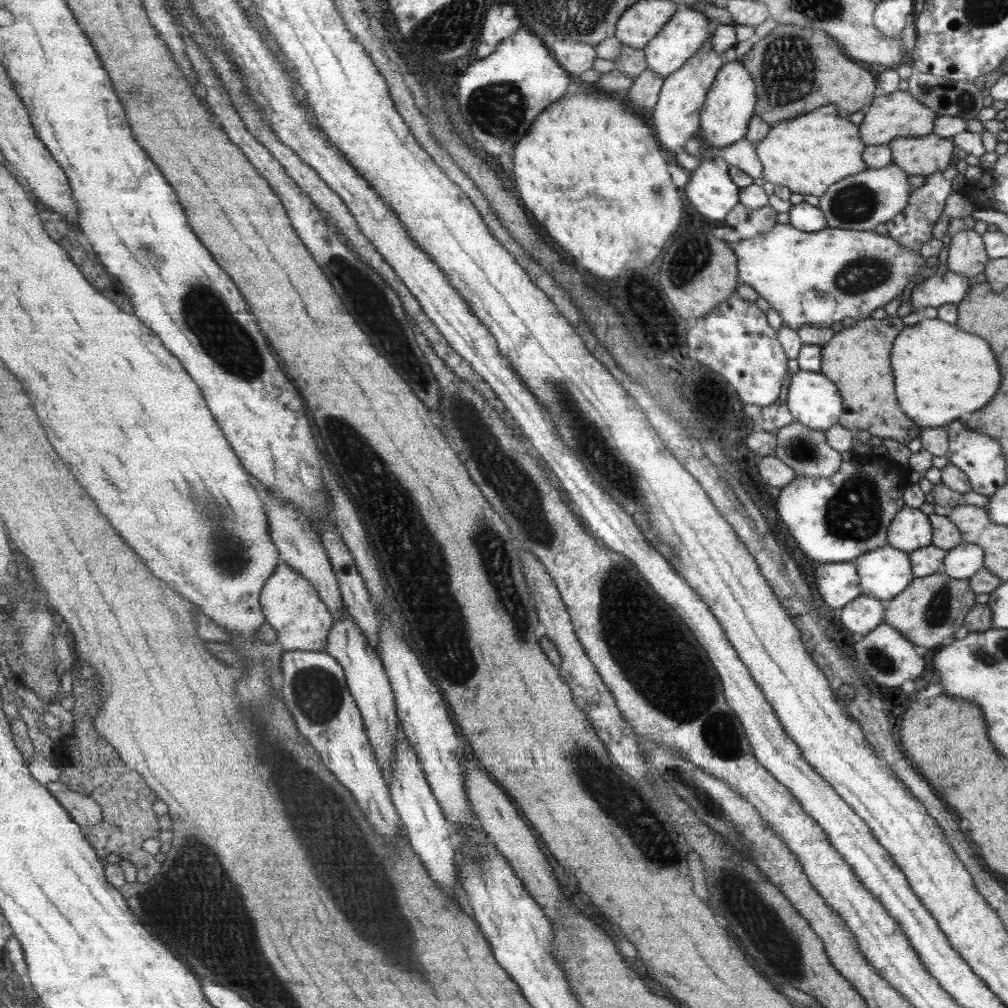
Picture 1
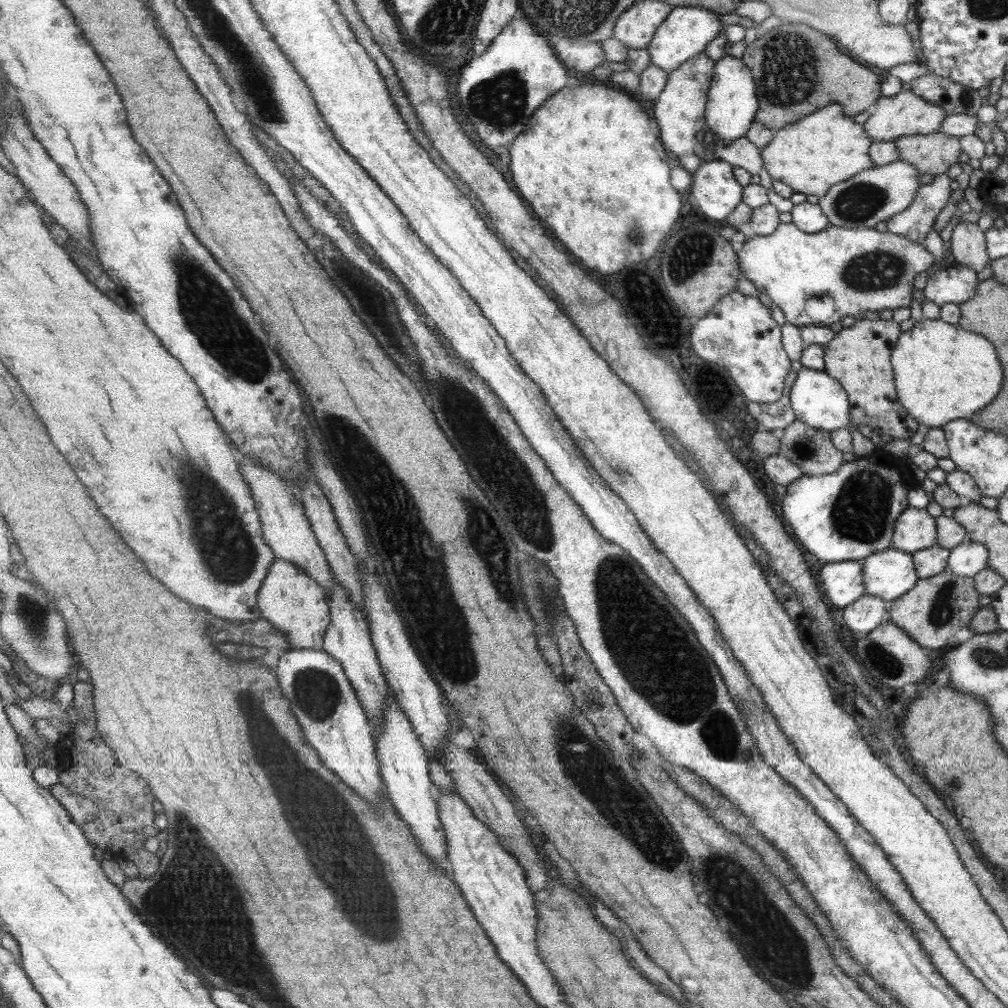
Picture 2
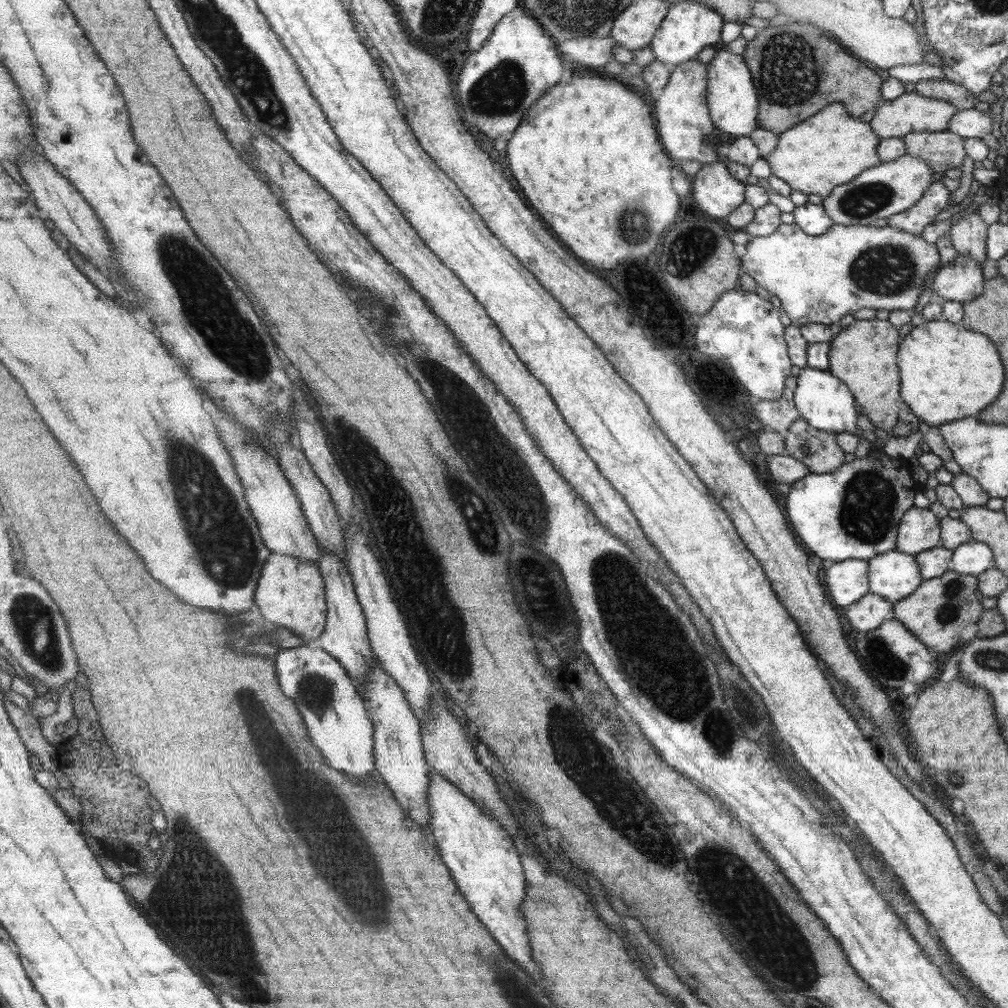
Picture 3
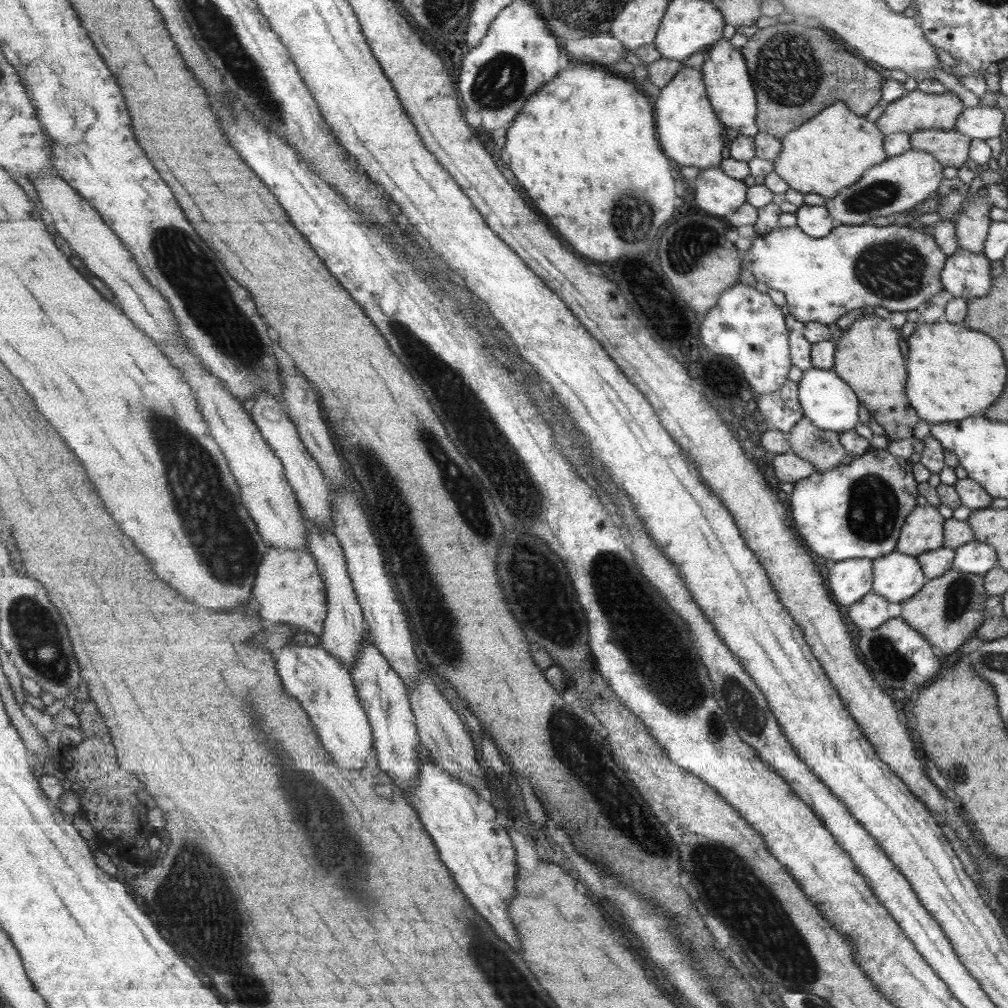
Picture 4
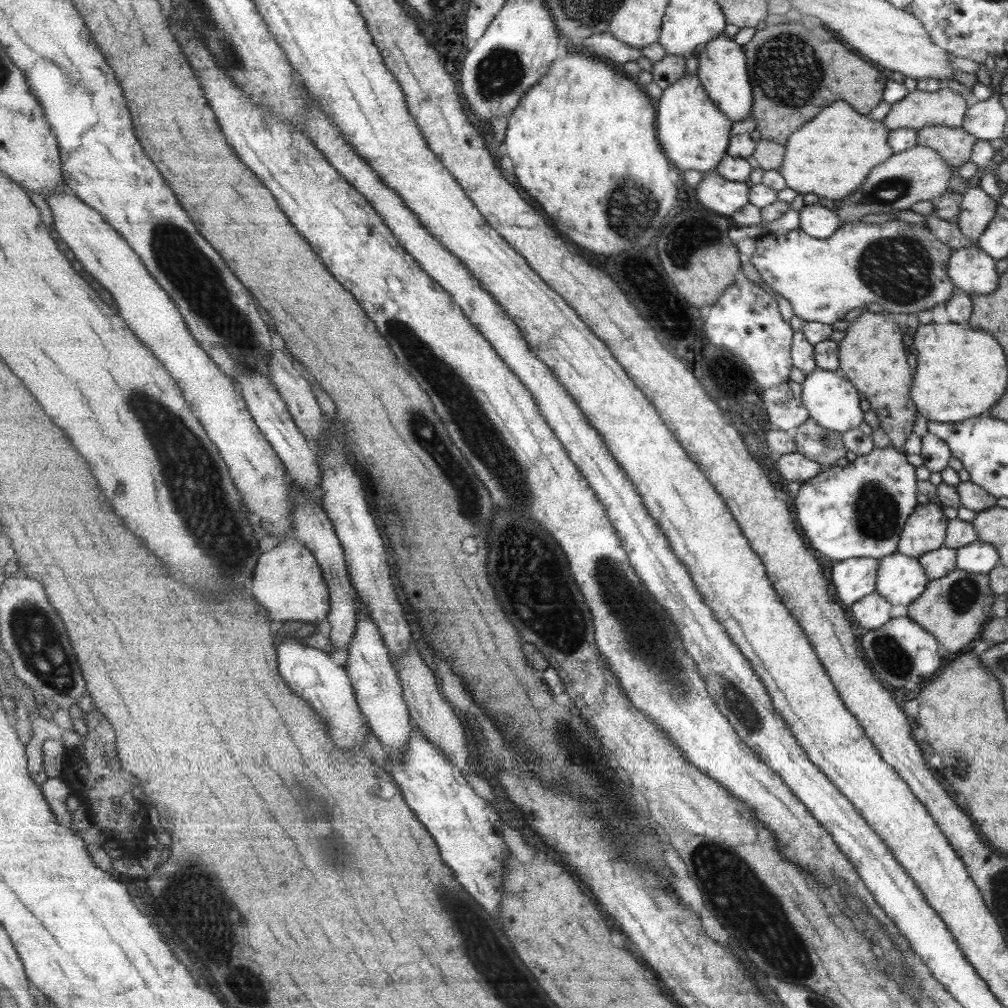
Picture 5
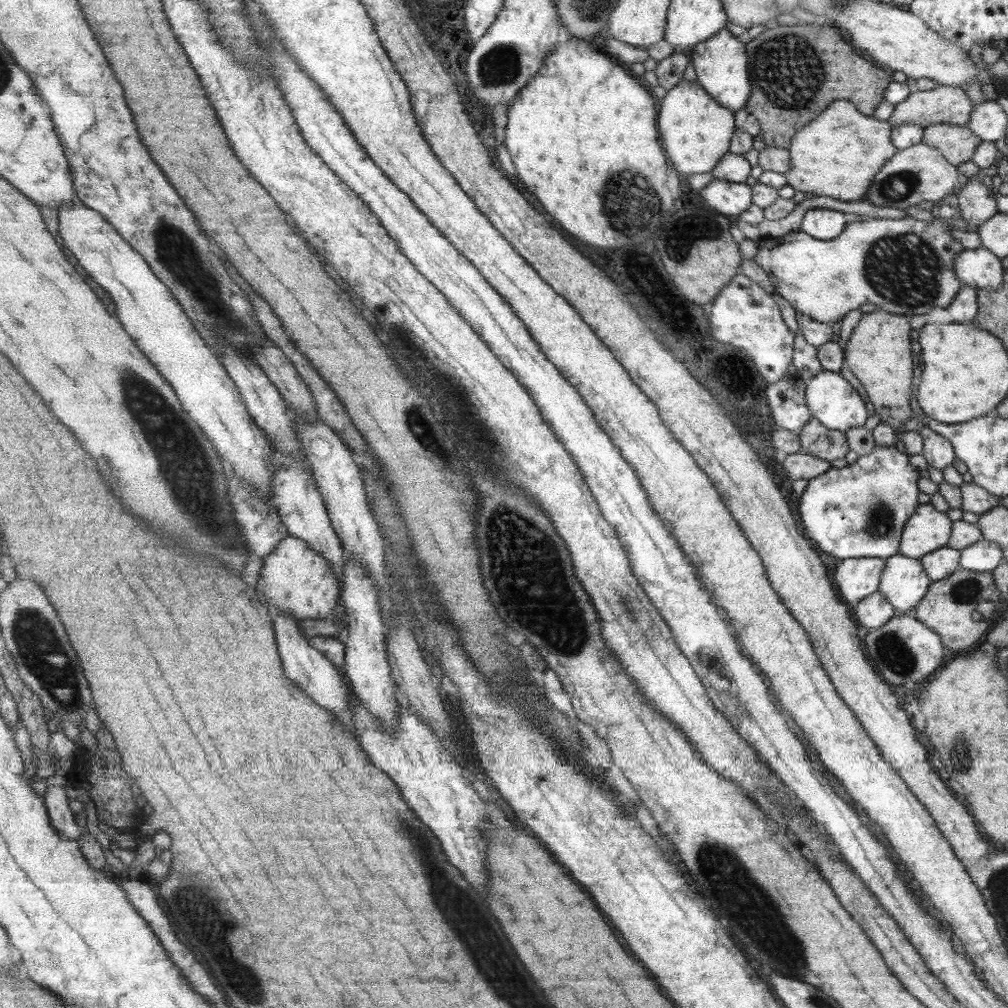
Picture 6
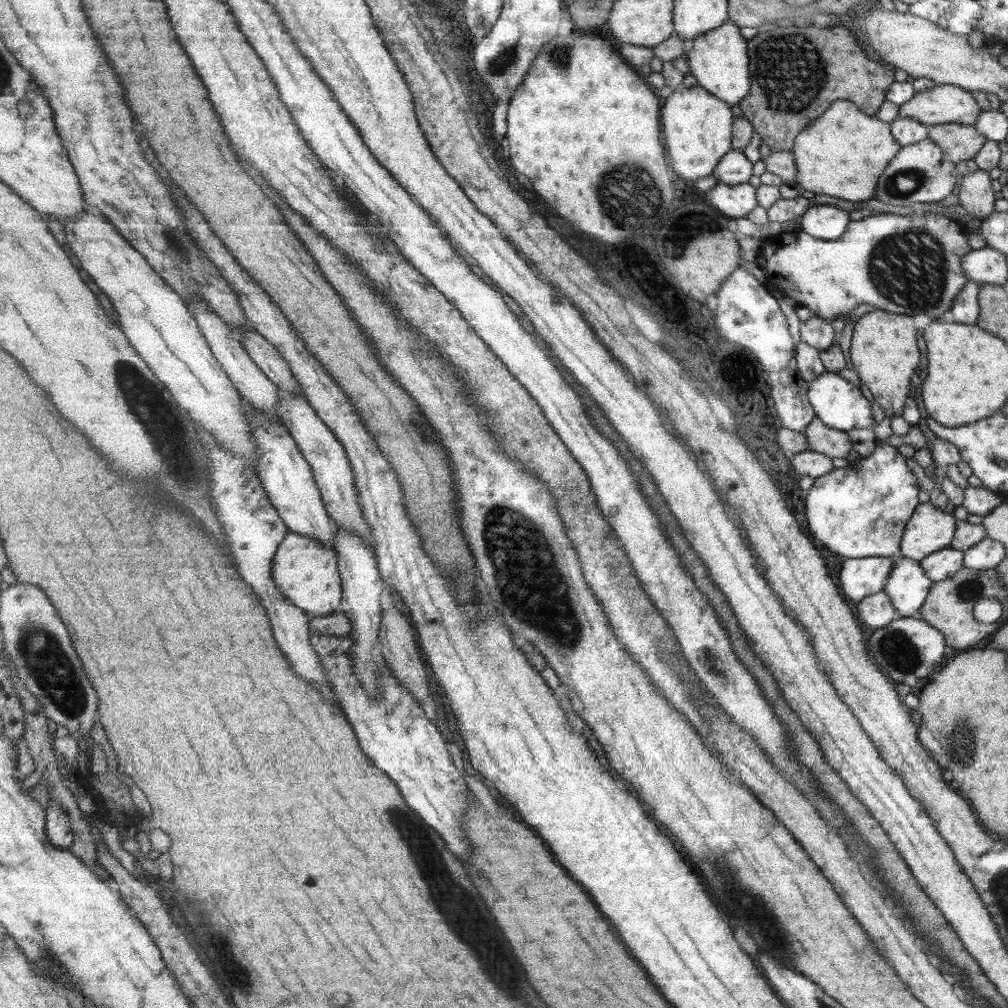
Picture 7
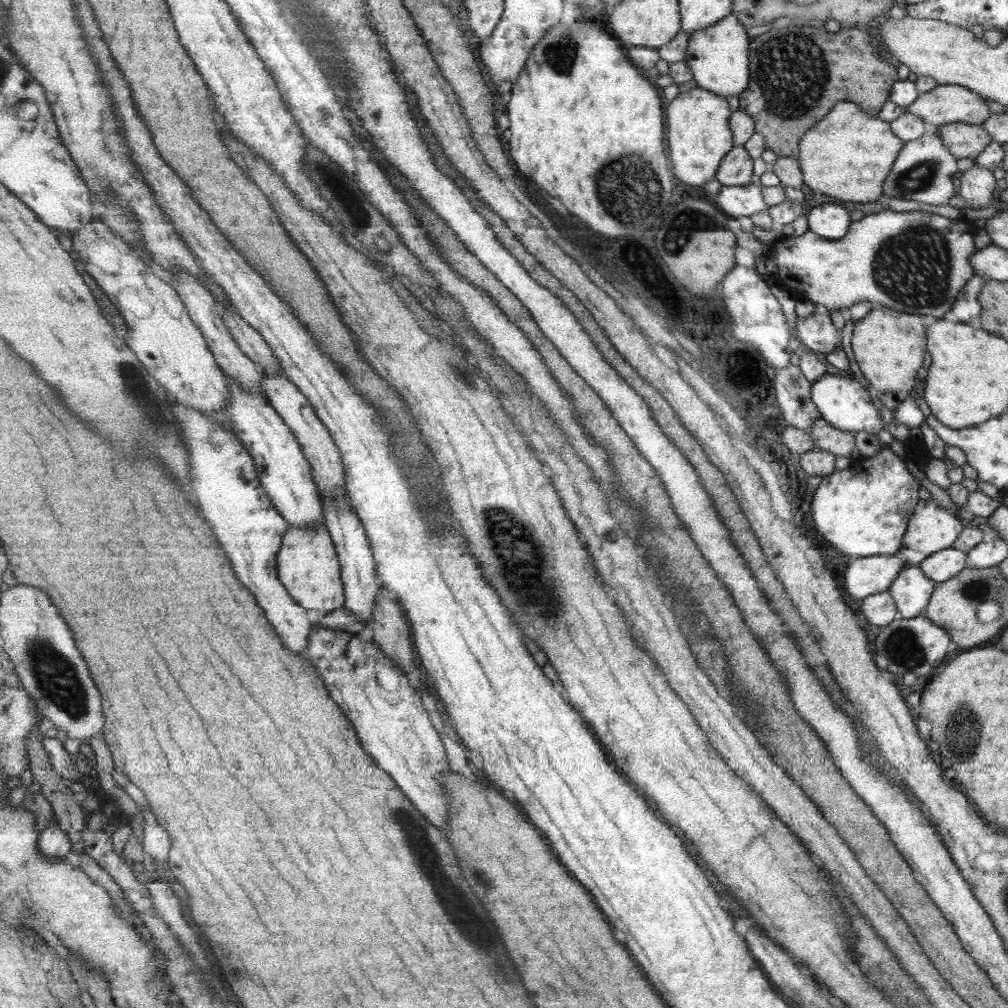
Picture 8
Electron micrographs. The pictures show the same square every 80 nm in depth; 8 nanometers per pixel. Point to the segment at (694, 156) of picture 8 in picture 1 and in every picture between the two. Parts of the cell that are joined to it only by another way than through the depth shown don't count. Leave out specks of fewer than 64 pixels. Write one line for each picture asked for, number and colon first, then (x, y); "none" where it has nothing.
1: (677, 116)
2: (680, 111)
3: (687, 131)
4: (690, 132)
5: (694, 133)
6: (696, 131)
7: (698, 127)

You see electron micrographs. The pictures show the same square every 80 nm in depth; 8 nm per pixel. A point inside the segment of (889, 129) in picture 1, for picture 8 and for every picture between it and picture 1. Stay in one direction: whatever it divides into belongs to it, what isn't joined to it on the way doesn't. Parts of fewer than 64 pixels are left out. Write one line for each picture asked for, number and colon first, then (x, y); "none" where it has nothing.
2: (891, 117)
3: (910, 113)
4: (916, 111)
5: (945, 108)
6: (948, 105)
7: (943, 104)
8: (944, 104)

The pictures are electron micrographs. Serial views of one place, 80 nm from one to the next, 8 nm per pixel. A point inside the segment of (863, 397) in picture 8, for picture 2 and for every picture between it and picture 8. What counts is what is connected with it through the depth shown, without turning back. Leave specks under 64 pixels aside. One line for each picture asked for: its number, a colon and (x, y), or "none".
2: (817, 399)
3: (825, 403)
4: (829, 402)
5: (832, 402)
6: (830, 399)
7: (837, 404)

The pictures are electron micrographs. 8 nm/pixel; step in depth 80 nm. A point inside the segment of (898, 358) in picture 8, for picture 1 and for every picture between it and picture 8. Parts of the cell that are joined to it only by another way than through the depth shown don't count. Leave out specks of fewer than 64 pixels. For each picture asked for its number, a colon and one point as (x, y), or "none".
1: (856, 359)
2: (858, 357)
3: (862, 355)
4: (866, 356)
5: (871, 355)
6: (877, 352)
7: (883, 353)

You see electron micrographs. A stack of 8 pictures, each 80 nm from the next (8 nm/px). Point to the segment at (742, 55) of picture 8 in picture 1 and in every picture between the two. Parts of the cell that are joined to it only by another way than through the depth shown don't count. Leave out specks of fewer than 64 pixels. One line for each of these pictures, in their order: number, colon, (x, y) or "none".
1: (729, 104)
2: (731, 101)
3: (732, 102)
4: (729, 90)
5: (722, 69)
6: (720, 63)
7: (718, 59)

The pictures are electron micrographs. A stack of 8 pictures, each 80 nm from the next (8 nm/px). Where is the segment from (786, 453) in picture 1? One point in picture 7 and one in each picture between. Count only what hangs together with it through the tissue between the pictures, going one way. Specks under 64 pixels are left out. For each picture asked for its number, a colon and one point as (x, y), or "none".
2: (811, 449)
3: (817, 450)
4: (822, 448)
5: (825, 446)
6: (828, 444)
7: (830, 442)

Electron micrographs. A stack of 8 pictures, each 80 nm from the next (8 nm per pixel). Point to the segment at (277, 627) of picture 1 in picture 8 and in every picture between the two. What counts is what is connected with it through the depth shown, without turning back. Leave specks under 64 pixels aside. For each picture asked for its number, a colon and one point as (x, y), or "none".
2: (290, 600)
3: (292, 593)
4: (289, 589)
5: (288, 581)
6: (296, 579)
7: (308, 574)
8: (309, 566)

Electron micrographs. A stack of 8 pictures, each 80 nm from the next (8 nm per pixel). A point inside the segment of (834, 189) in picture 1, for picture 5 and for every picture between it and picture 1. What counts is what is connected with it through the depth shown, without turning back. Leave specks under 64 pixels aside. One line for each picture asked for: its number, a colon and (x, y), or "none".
2: (872, 196)
3: (890, 188)
4: (900, 183)
5: (919, 173)

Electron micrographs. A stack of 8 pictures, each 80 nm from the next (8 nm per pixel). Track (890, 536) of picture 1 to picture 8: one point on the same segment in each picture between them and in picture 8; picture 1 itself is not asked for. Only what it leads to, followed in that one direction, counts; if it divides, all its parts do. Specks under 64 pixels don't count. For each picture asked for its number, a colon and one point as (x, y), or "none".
2: (914, 530)
3: (918, 530)
4: (921, 532)
5: (924, 531)
6: (926, 530)
7: (929, 529)
8: (930, 528)

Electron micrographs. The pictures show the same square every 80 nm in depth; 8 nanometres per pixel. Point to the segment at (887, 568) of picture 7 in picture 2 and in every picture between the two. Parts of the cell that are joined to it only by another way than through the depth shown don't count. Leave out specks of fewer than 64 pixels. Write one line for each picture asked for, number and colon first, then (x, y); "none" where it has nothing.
2: (842, 583)
3: (846, 581)
4: (849, 580)
5: (852, 579)
6: (855, 578)

